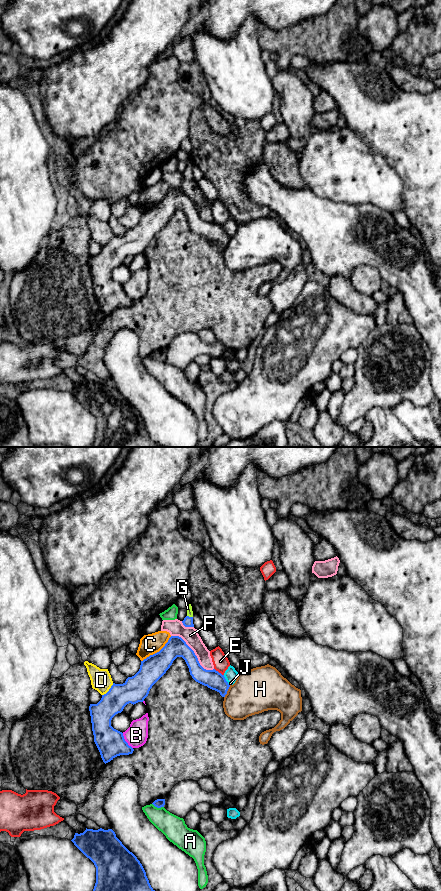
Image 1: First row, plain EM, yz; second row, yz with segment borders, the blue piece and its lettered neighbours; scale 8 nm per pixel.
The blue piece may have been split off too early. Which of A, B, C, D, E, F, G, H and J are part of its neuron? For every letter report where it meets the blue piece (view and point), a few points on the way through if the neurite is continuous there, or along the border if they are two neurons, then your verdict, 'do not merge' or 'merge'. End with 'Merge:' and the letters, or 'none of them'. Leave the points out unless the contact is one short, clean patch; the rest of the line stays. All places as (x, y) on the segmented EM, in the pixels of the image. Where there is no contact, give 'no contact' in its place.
A: contact yz (158, 807); do not merge
B: contact yz (125, 741); do not merge
C: contact yz (157, 652); do not merge
D: contact yz (109, 690); do not merge
E: contact yz (218, 672); border yz (214, 668), (223, 675); do not merge
F: contact yz (194, 653); do not merge
G: contact yz (190, 617); way yz (188, 621), (190, 617), (189, 610); merge
H: contact yz (227, 690); do not merge
J: contact yz (225, 680); do not merge
Merge: G

